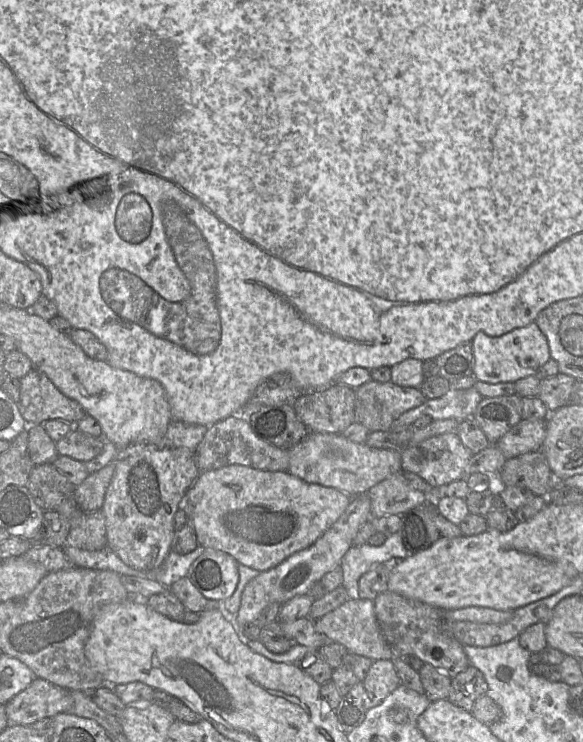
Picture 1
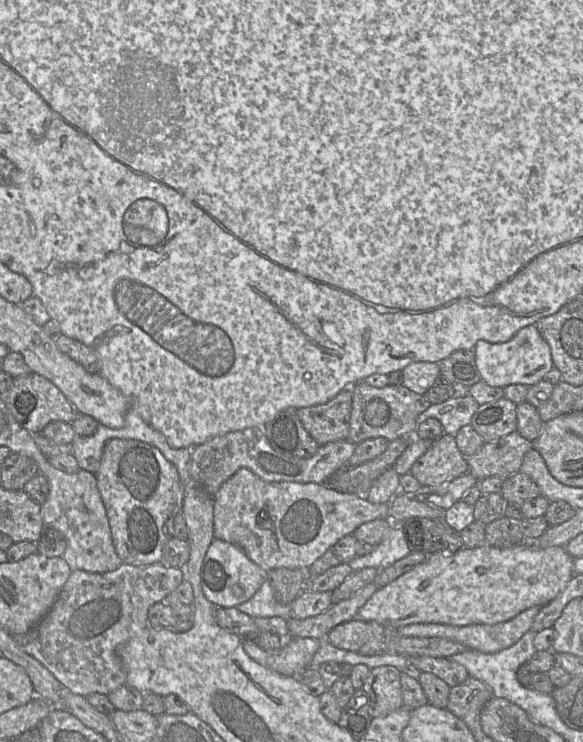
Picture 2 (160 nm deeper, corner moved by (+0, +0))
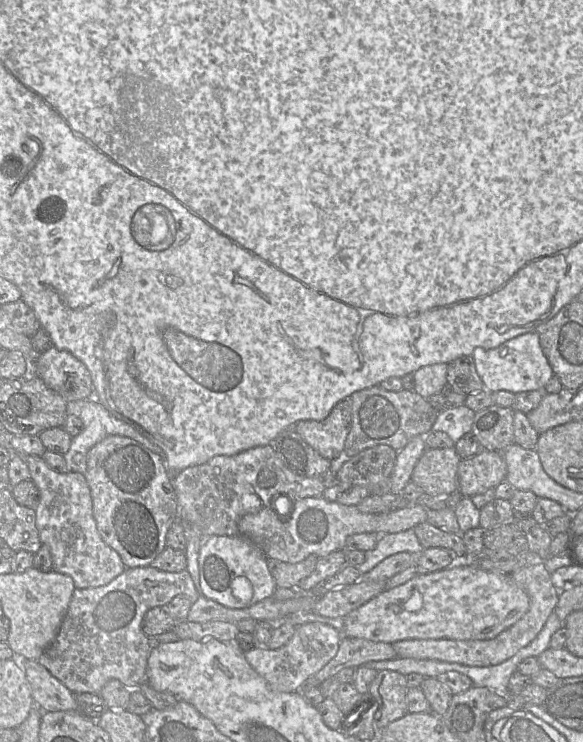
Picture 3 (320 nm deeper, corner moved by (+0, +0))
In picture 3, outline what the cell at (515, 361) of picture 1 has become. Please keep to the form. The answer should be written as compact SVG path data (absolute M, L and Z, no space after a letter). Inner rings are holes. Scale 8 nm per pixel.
M527 332L507 340L496 348L477 347L472 353L476 371L489 392L509 391L514 394L543 390L554 375L541 348L537 332Z

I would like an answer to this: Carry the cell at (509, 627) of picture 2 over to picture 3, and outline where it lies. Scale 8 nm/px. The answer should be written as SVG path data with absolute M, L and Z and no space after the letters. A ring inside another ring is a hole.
M544 564L522 568L511 575L512 580L529 597L529 609L514 625L490 640L450 640L450 639L407 639L392 644L398 658L415 660L438 660L466 666L487 667L503 663L520 649L531 643L544 627L554 611L559 592L553 586L551 574Z

